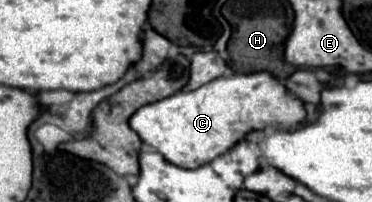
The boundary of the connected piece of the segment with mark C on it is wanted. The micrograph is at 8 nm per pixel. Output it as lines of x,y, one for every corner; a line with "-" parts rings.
261,71
217,77
195,91
177,91
161,101
143,105
131,115
129,127
145,145
159,151
169,163
185,169
197,169
233,149
251,129
281,129
297,125
303,119
303,103
293,99
283,83

